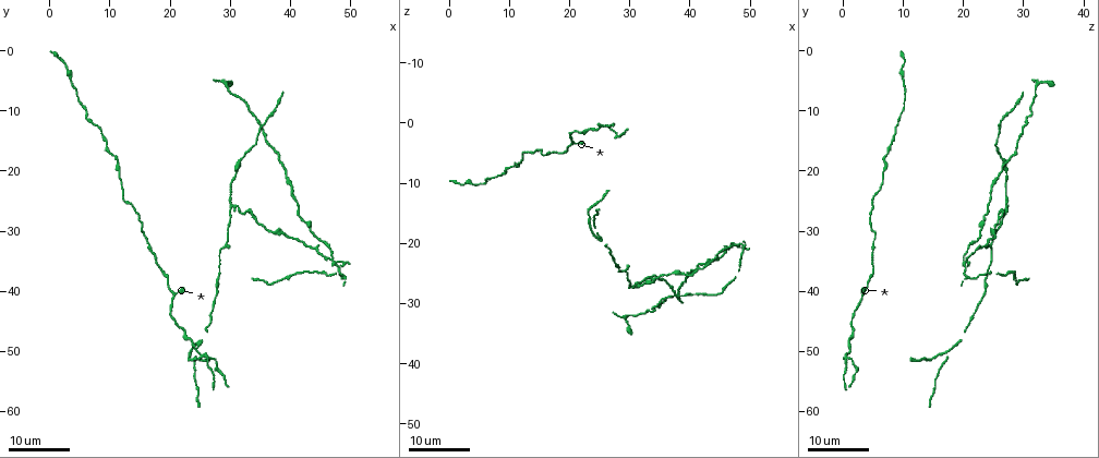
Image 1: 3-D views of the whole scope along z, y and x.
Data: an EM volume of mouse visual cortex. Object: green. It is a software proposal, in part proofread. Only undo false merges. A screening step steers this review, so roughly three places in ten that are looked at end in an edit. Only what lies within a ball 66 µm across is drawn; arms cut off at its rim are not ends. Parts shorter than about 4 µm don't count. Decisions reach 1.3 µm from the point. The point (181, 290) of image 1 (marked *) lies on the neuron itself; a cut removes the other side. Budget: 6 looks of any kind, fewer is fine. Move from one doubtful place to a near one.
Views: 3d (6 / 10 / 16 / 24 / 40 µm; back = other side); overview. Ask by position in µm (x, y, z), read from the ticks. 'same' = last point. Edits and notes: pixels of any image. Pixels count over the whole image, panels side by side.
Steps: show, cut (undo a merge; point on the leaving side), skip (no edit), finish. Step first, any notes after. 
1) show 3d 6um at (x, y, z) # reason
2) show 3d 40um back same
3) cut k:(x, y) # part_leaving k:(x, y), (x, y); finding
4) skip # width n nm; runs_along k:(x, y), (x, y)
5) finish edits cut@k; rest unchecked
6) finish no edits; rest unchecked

show 3d 16um at (21.0, 41.0, 3.5) # three-way junction

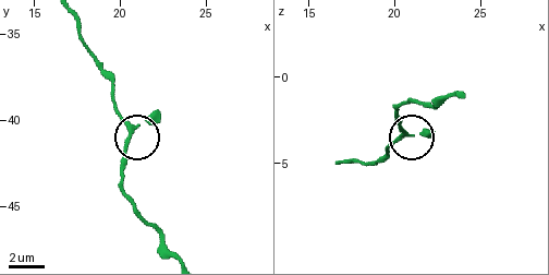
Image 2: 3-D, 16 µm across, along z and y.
show 3d 10um at (20.6, 40.5, 3.2)

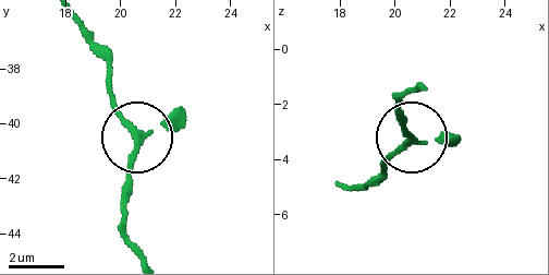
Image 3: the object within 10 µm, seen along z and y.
skip # width 160 nm; all the same neuron

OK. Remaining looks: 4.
show 3d 24um at (26.0, 51.5, 0.5) # three arms meet

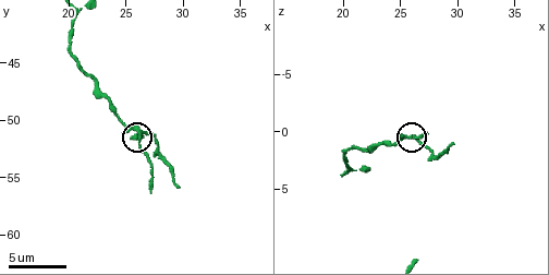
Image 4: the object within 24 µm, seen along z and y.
show 3d 10um same # closer look

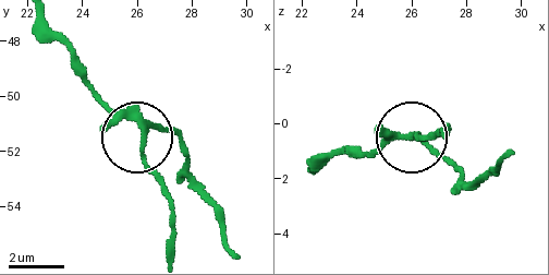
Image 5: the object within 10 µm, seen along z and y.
cut 5:(142, 155) # width 170 nm; part_leaving 5:(132, 117), (171, 213), (171, 255); two neurons meet here

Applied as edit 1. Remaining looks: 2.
finish edits cut@5; rest unchecked

